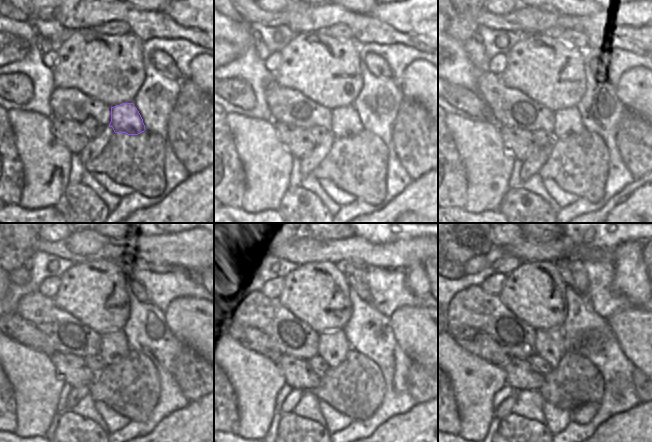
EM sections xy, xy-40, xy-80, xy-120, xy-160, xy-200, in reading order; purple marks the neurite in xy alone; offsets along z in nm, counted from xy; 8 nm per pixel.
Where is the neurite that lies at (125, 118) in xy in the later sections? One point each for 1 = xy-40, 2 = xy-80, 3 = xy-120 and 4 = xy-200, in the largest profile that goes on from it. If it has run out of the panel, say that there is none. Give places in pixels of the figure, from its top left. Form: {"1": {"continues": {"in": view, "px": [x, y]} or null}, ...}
{"1": {"continues": {"in": "xy-40", "px": [345, 121]}}, "2": {"continues": {"in": "xy-80", "px": [568, 122]}}, "3": {"continues": {"in": "xy-120", "px": [115, 346]}}, "4": {"continues": {"in": "xy-200", "px": [550, 345]}}}

